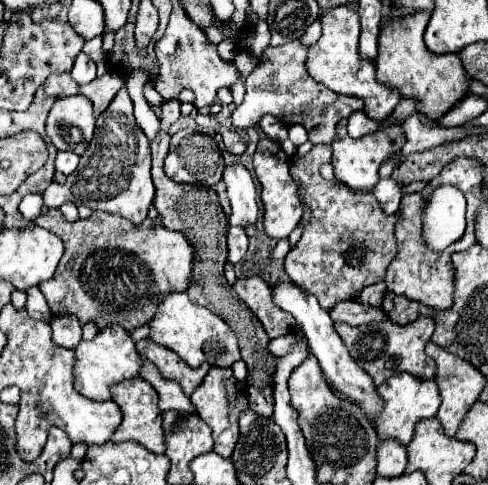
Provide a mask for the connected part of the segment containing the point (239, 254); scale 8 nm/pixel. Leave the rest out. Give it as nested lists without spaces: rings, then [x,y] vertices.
[[[230,228],[228,230],[228,260],[232,264],[238,264],[248,250],[248,236],[242,228]]]

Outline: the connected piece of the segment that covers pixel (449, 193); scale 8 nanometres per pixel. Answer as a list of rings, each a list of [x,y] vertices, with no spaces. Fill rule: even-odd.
[[[440,186],[424,208],[424,240],[432,250],[444,250],[460,240],[466,228],[466,198],[454,186]]]

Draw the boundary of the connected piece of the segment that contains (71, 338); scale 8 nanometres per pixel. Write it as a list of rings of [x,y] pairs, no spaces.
[[[56,316],[52,322],[52,342],[62,348],[74,350],[82,338],[82,326],[74,316]]]

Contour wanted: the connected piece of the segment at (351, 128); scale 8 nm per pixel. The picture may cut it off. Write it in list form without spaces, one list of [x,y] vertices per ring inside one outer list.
[[[354,112],[350,118],[348,118],[348,134],[352,138],[362,138],[366,134],[372,134],[376,130],[380,130],[384,126],[384,122],[378,122],[378,120],[372,120],[372,118],[366,118],[364,112]]]

